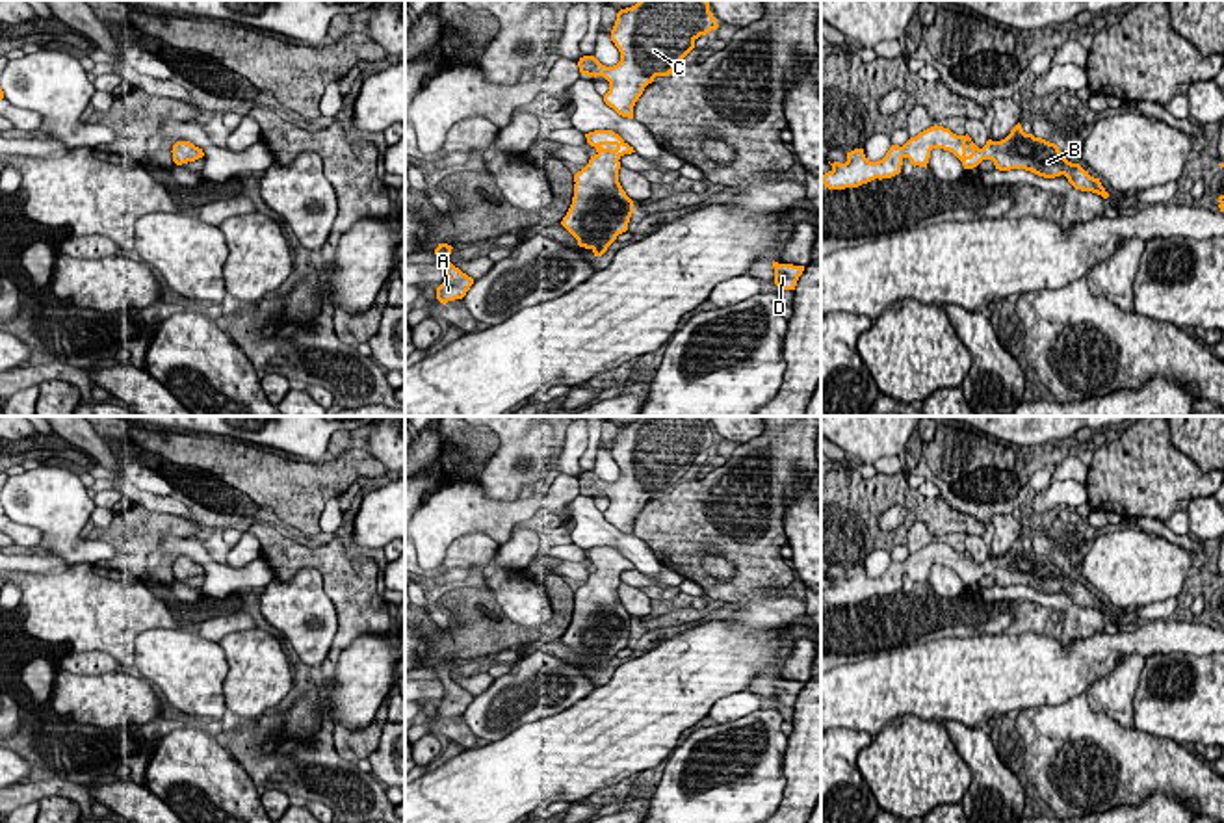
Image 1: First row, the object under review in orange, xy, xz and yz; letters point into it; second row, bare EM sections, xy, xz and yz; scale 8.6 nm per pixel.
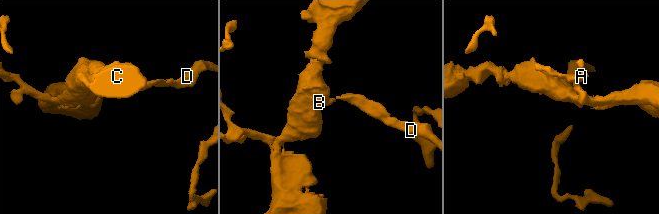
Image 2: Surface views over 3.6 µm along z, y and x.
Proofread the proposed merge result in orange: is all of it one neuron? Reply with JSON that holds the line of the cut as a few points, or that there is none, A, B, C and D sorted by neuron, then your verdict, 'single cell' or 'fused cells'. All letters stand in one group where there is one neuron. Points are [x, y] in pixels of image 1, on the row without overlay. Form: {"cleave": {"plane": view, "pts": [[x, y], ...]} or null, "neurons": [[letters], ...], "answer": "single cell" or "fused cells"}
{"cleave": null, "neurons": [["A", "B", "C", "D"]], "answer": "single cell"}

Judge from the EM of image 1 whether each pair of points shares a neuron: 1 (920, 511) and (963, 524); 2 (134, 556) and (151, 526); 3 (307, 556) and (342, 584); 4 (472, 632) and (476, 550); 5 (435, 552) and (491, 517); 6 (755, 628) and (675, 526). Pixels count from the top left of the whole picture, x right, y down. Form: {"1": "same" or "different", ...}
{"1": "same", "2": "same", "3": "same", "4": "different", "5": "same", "6": "different"}

